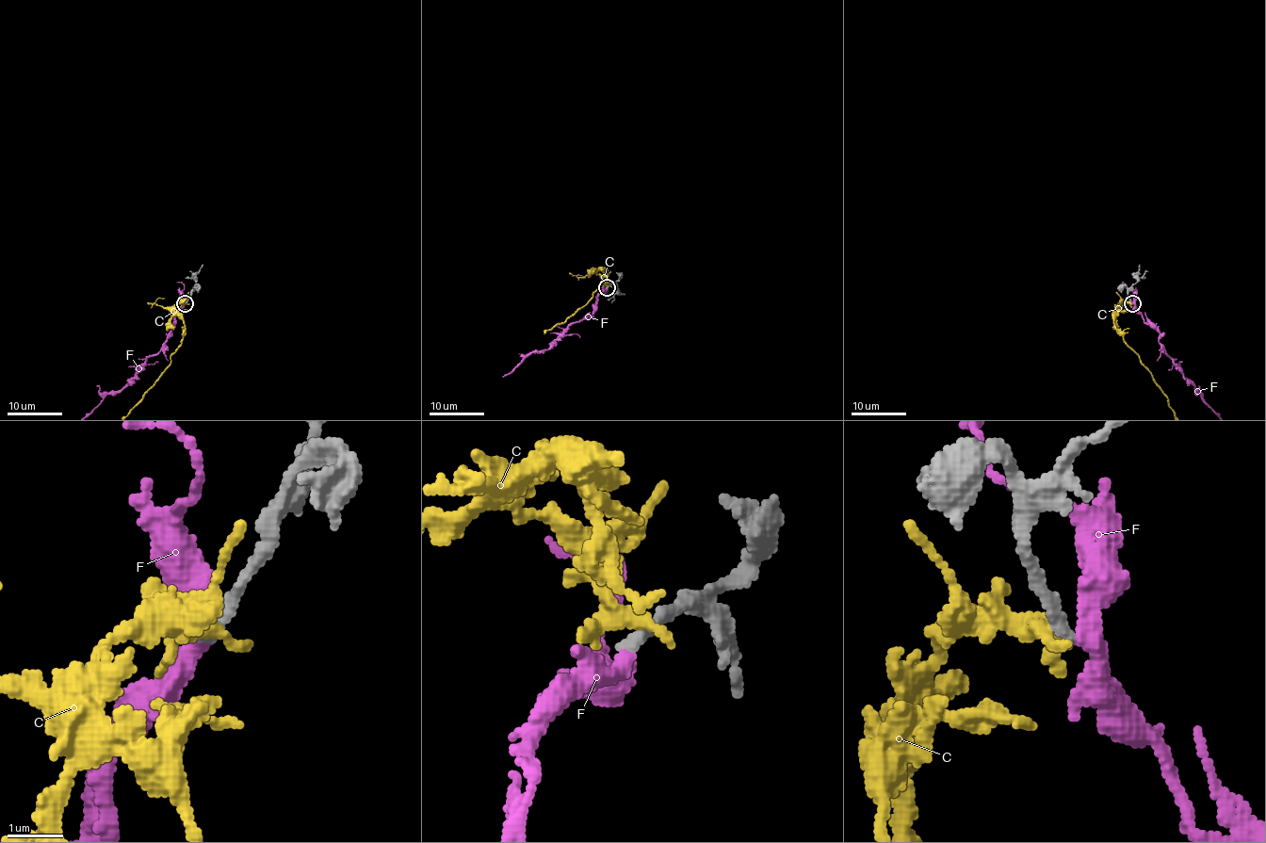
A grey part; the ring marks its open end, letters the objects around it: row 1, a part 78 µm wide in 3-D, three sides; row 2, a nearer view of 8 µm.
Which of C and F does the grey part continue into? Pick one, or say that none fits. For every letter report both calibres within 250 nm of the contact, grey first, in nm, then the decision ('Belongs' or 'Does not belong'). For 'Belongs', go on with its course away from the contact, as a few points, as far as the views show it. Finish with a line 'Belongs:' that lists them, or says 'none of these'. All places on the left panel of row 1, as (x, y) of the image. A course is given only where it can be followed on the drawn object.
C: Thickness 240 nm (grey) against 260 nm. Does not belong
F: Thickness 220 nm (grey) against 320 nm. Belongs
Belongs: F

